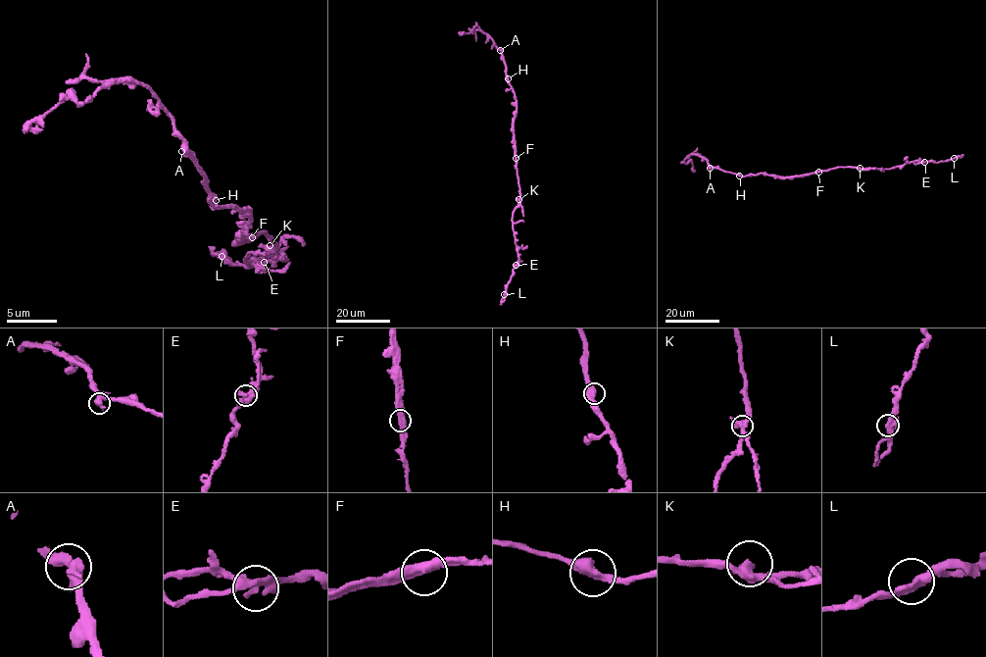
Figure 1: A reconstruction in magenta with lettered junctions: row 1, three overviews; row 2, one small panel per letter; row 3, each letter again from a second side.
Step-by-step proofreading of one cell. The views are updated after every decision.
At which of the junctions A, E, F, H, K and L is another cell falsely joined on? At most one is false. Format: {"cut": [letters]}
{"cut": ["F"]}

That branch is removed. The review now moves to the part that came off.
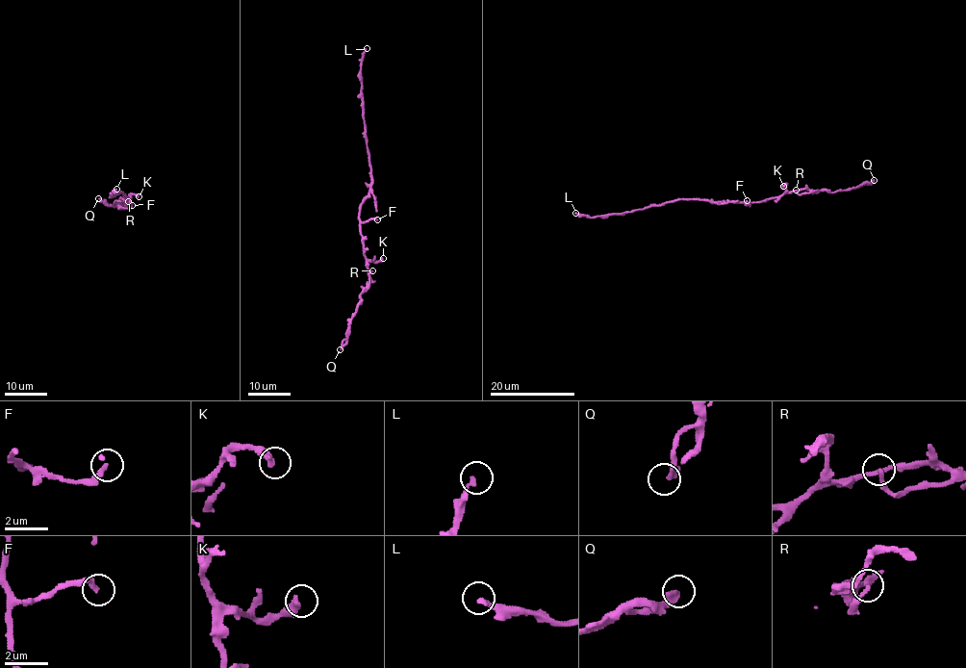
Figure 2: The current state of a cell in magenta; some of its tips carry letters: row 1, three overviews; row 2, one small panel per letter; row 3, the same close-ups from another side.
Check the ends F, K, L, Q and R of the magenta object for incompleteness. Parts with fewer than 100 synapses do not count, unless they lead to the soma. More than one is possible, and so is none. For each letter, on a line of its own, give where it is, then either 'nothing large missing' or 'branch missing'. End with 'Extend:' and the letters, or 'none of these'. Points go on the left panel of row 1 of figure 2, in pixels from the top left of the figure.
F: place (132, 205); nothing large missing
K: place (139, 196); nothing large missing
L: place (116, 189); branch missing
Q: place (98, 198); nothing large missing
R: place (128, 201); nothing large missing
Extend: L

